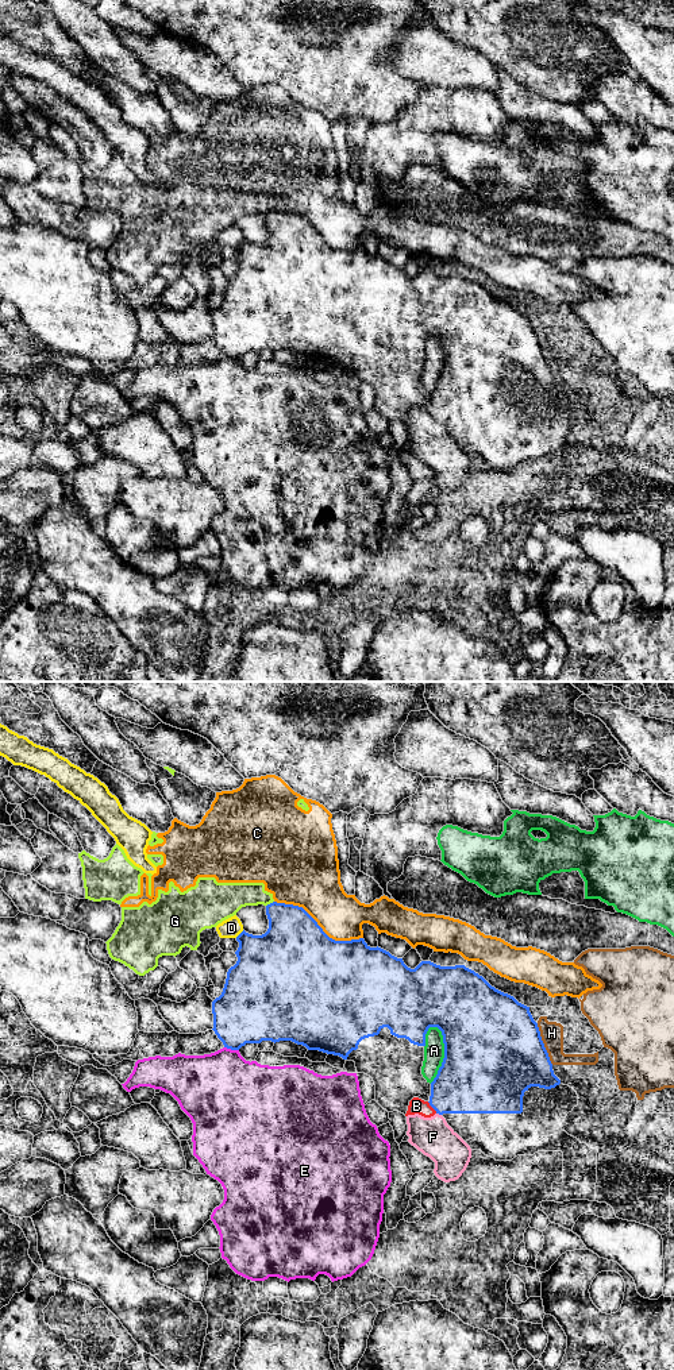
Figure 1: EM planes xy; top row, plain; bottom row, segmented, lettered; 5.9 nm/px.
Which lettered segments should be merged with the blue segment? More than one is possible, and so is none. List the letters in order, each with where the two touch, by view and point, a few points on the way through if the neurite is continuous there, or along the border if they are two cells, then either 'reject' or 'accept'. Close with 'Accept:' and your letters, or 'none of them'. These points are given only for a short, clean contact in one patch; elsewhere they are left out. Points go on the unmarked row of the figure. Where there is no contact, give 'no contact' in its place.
A: xy (445, 363) | reject
B: xy (431, 415) | along xy (427, 410), (436, 421) | reject
C: xy (318, 234) | reject
D: xy (241, 242) | along xy (243, 239), (235, 246) | reject
E: xy (231, 358) | reject
F: xy (439, 423) | along xy (436, 421), (441, 424) | reject
G: xy (270, 212) | along xy (273, 209), (266, 215) | reject
H: xy (543, 352) | reject
Accept: none of them

